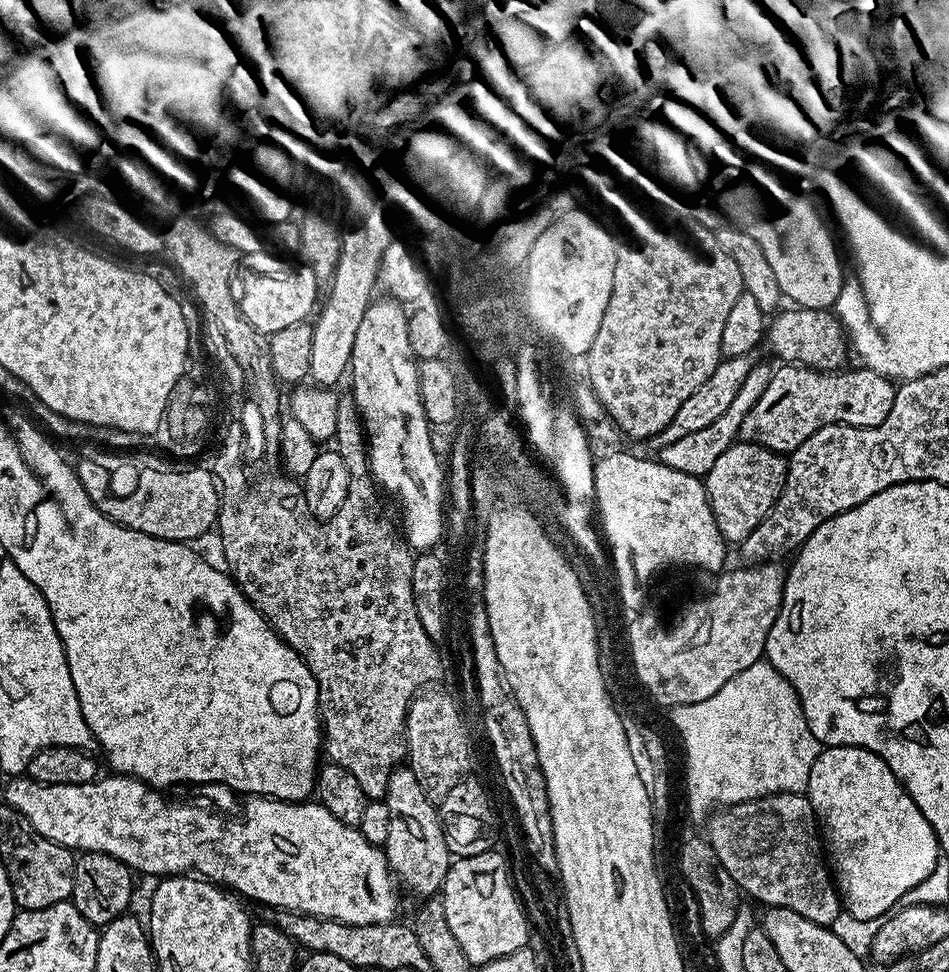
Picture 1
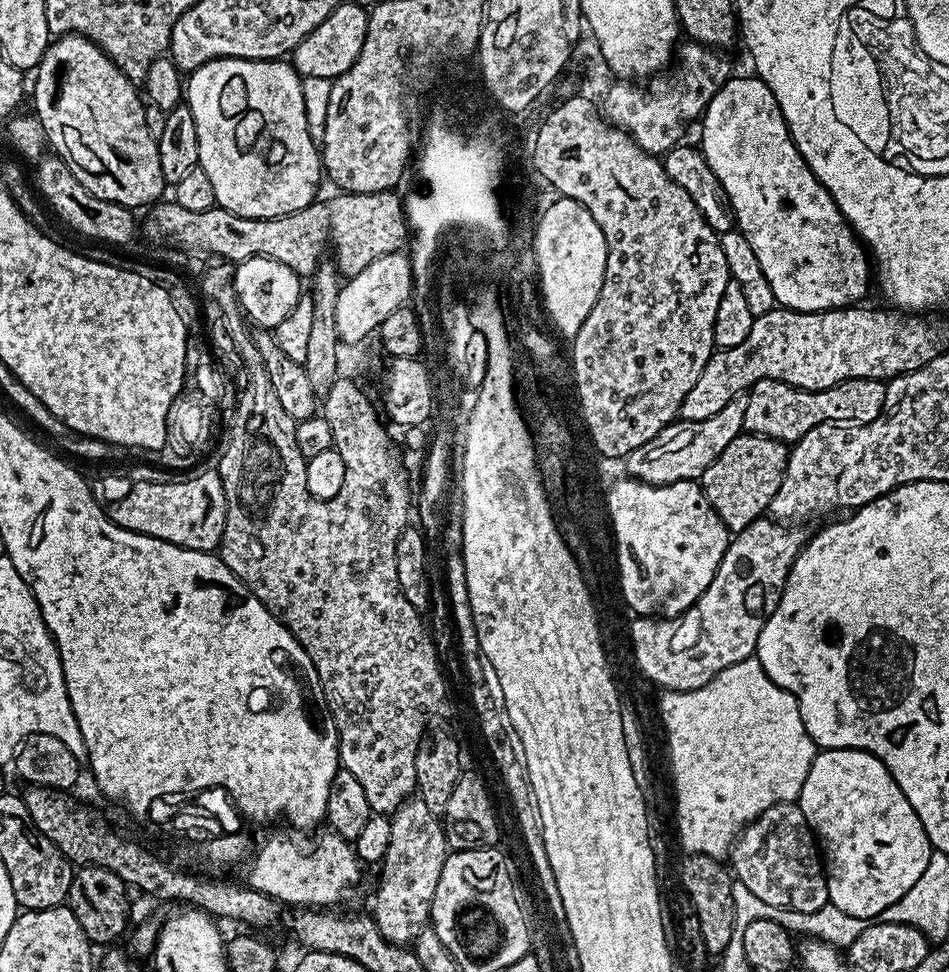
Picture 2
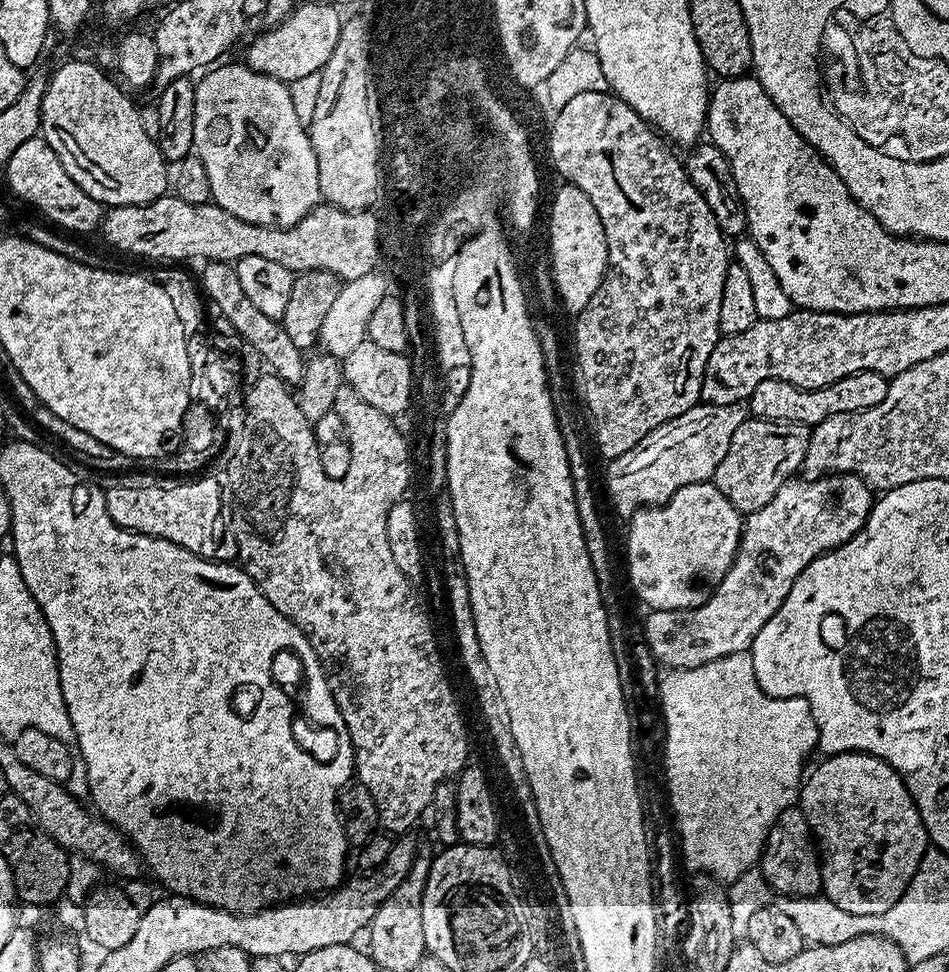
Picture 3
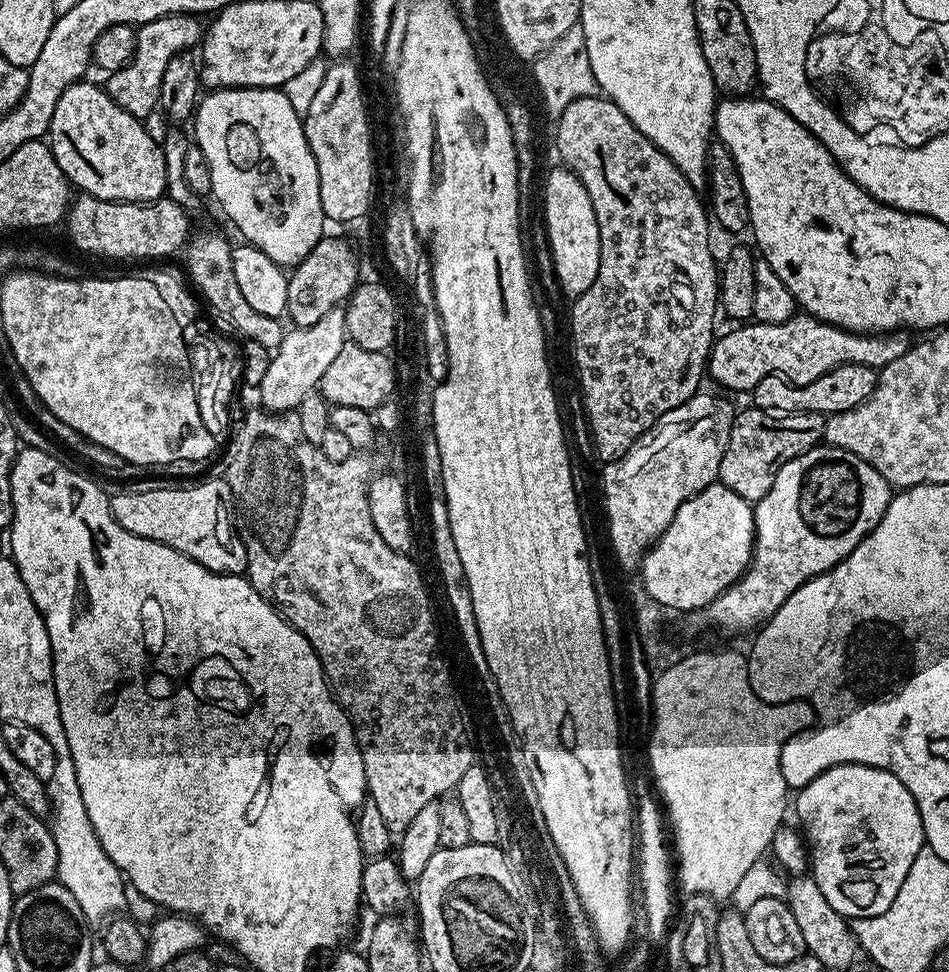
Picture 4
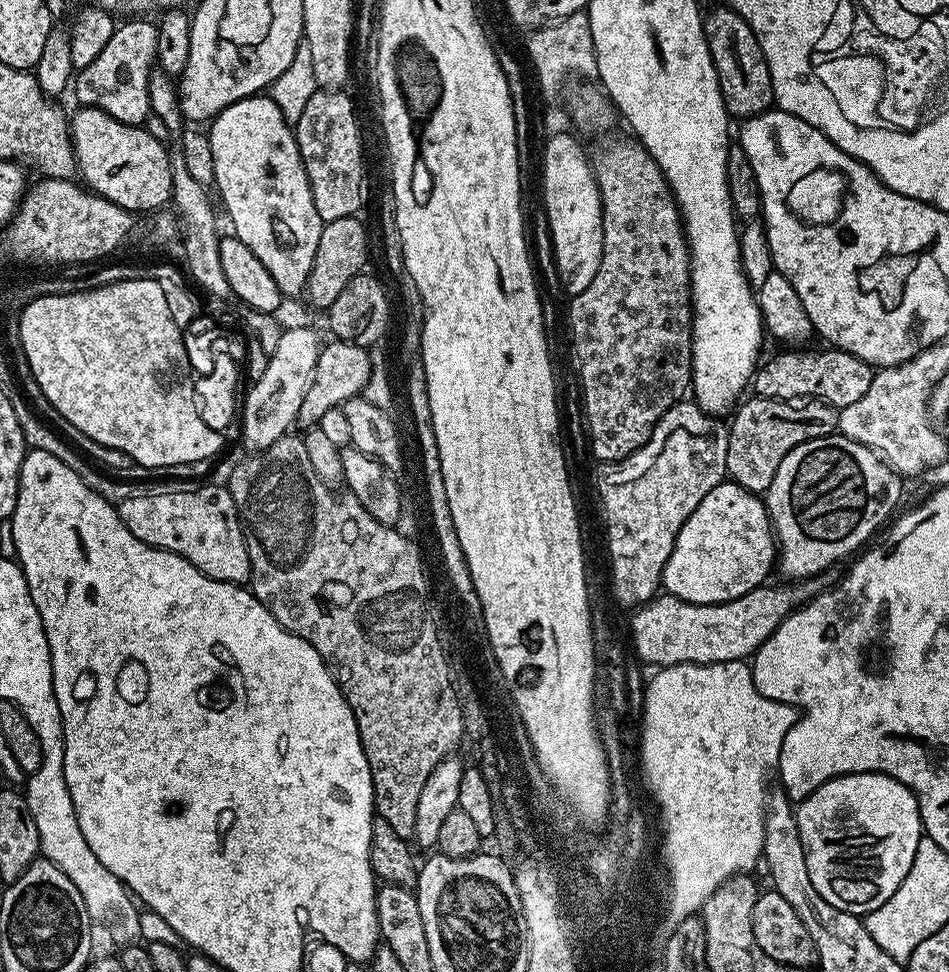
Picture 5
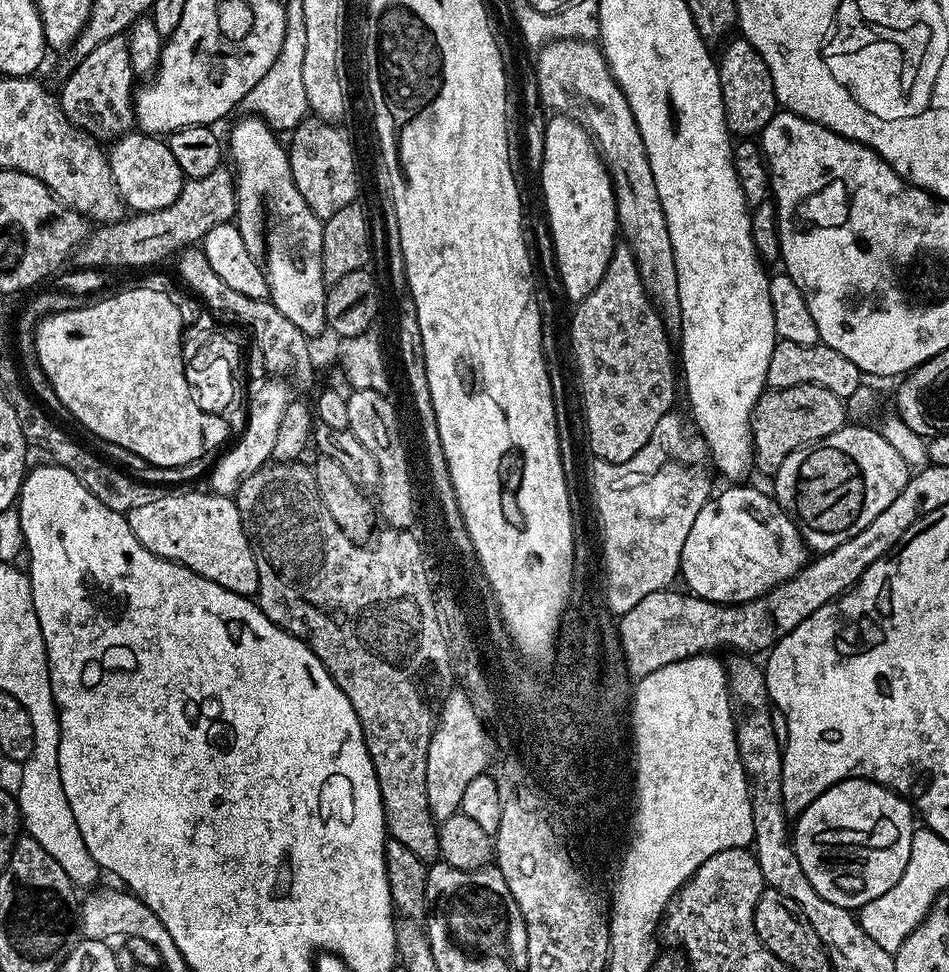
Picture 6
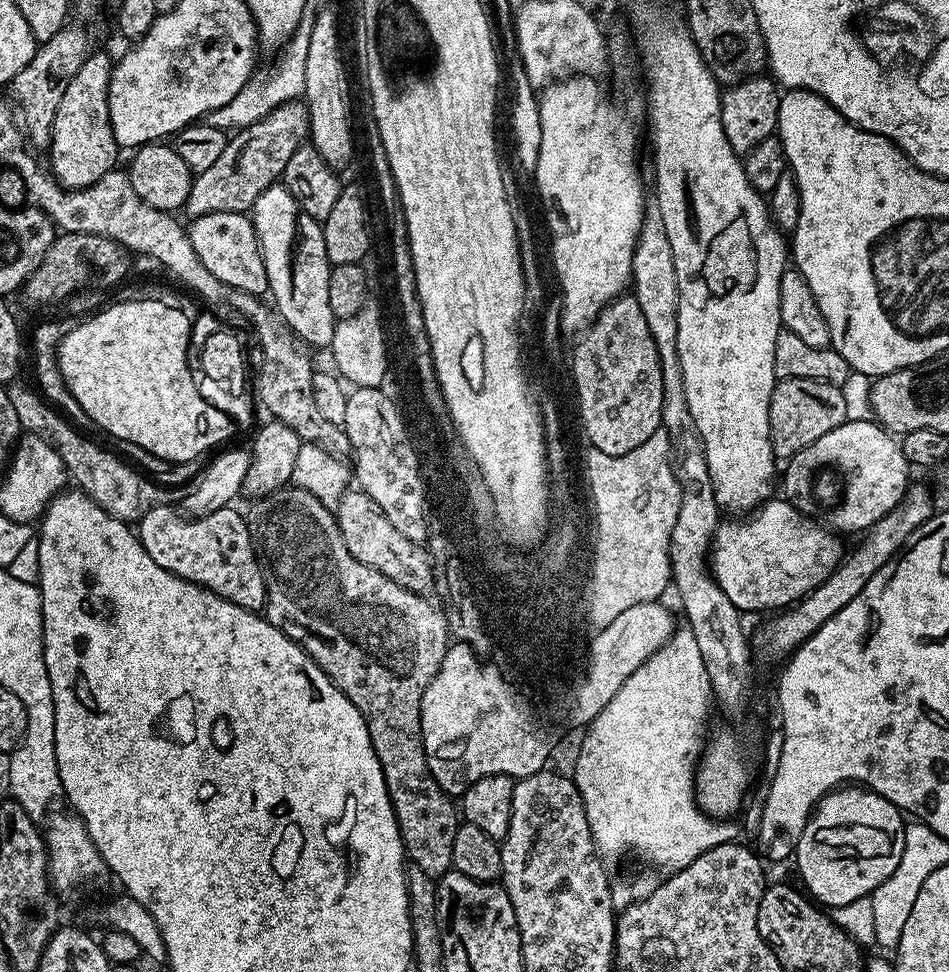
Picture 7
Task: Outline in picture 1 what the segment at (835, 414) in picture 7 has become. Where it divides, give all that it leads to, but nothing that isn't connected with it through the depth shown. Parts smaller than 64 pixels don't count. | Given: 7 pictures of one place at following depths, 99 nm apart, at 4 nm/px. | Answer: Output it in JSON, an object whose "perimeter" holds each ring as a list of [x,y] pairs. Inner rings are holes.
{"perimeter":[[[753,440],[733,442],[730,446],[726,446],[726,450],[722,450],[722,454],[718,454],[718,458],[714,458],[714,462],[710,462],[702,481],[704,495],[712,506],[713,514],[729,533],[748,532],[756,523],[759,525],[763,521],[766,510],[770,510],[774,498],[778,498],[778,494],[782,490],[787,465],[788,452],[783,447]]]}

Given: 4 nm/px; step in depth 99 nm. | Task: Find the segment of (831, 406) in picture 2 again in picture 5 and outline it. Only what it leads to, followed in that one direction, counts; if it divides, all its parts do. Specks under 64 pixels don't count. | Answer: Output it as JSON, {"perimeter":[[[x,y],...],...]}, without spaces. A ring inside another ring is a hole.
{"perimeter":[[[828,346],[823,350],[825,352],[788,350],[792,352],[780,352],[768,361],[765,359],[755,369],[750,381],[751,391],[754,390],[756,396],[764,396],[767,400],[825,400],[837,410],[858,402],[858,398],[863,398],[866,390],[870,390],[874,375],[872,365],[841,348]]]}

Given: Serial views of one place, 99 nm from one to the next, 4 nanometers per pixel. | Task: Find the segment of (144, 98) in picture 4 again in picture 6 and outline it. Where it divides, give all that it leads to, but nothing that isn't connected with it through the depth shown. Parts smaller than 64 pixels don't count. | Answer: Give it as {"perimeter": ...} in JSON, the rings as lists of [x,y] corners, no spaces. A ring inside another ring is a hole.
{"perimeter":[[[124,36],[106,38],[102,46],[94,46],[94,50],[90,50],[90,54],[86,54],[86,58],[78,61],[75,67],[65,78],[64,89],[58,92],[60,109],[73,126],[100,142],[133,131],[134,77],[127,39]]]}

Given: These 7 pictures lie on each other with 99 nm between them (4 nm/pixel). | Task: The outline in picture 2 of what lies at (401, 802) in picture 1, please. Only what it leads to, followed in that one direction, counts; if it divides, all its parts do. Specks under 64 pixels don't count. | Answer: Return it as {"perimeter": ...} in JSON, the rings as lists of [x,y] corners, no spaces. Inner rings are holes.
{"perimeter":[[[419,798],[406,801],[399,812],[392,813],[390,819],[390,846],[386,846],[386,854],[378,868],[380,889],[376,892],[376,909],[371,909],[370,915],[375,920],[378,930],[382,930],[382,938],[408,946],[418,938],[423,928],[429,927],[434,890],[438,890],[438,878],[442,878],[442,866],[446,866],[450,849],[441,817],[430,814],[426,802]]]}

